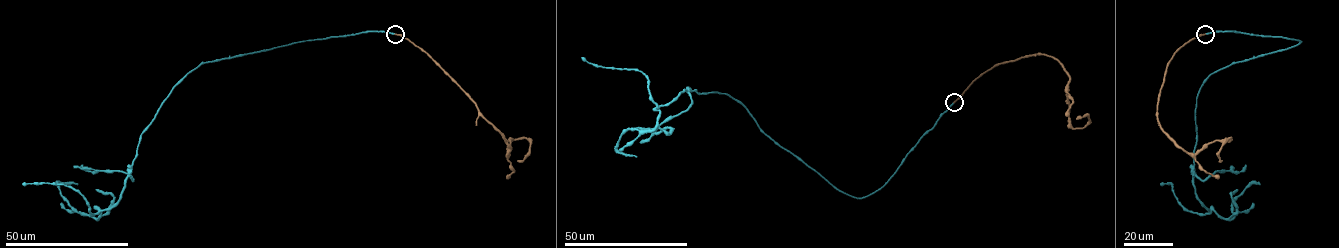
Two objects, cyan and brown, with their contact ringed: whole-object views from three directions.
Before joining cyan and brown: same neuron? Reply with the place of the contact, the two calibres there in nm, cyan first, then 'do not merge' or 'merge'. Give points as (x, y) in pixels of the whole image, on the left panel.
at (395, 34); 220 nm thick on the cyan side, 200 nm on the other; merge

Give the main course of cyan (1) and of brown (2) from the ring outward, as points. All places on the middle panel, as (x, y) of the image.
1: (954, 102), (890, 178), (858, 198), (779, 146), (726, 93), (685, 90), (658, 106), (639, 70), (581, 57)
2: (954, 102), (991, 67), (1044, 54), (1069, 78), (1070, 125), (1089, 122), (1086, 115), (1076, 119)

